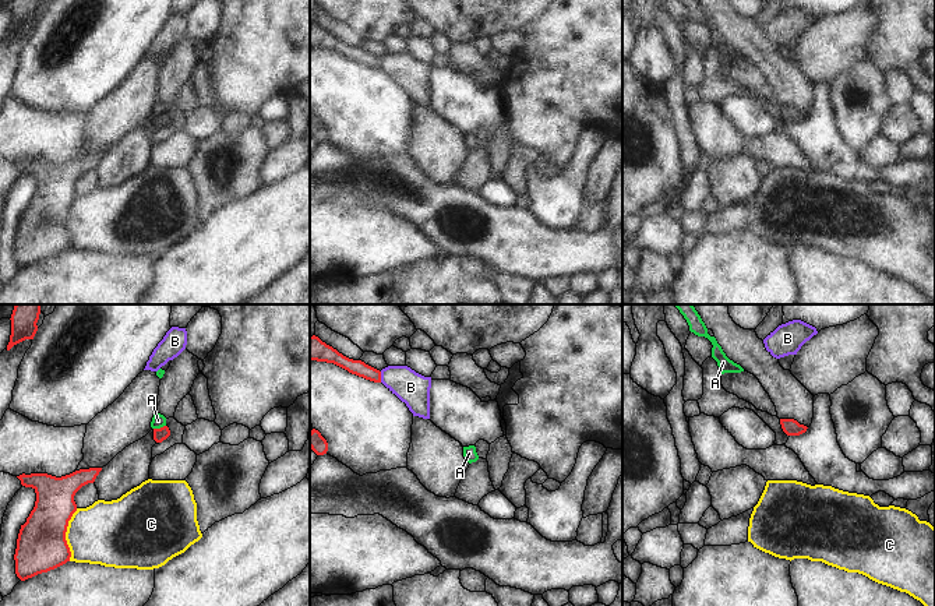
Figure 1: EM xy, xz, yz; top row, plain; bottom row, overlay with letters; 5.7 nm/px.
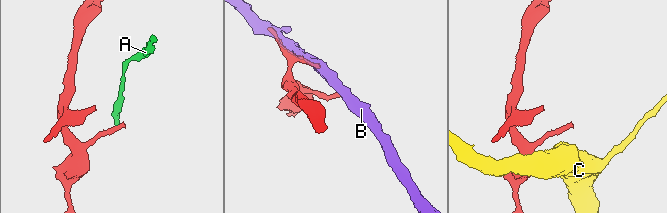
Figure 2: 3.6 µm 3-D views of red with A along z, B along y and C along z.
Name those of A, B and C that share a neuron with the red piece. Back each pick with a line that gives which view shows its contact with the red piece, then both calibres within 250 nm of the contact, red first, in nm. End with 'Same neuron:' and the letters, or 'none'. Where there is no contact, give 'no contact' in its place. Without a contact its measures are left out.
Same neuron: none

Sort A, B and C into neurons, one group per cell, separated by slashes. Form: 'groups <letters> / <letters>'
groups A / B / C

